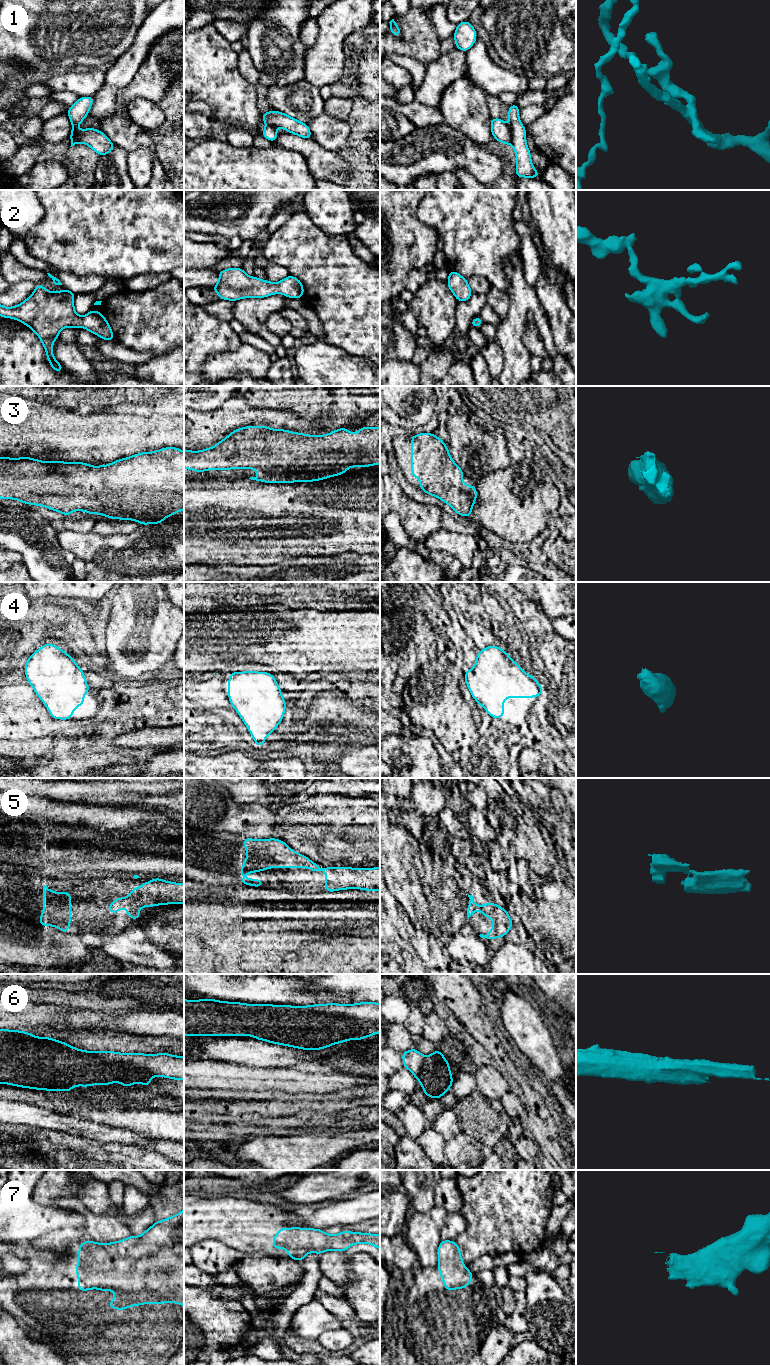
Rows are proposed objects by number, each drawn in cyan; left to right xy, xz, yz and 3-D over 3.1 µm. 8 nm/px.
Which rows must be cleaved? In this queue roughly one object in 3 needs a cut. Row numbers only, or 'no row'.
1

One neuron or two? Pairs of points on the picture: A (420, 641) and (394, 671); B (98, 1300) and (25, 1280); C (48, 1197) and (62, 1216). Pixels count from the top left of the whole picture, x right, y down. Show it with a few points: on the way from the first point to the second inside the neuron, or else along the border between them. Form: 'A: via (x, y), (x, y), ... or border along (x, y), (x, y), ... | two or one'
A: via (413, 648), (397, 664) | one
B: via (92, 1278), (90, 1276), (47, 1276) | one
C: border along (32, 1197), (40, 1204), (58, 1207) | two

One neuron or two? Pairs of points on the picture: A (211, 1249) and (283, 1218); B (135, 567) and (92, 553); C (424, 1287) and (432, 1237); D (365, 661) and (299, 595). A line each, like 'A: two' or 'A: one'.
A: two
B: one
C: two
D: two

